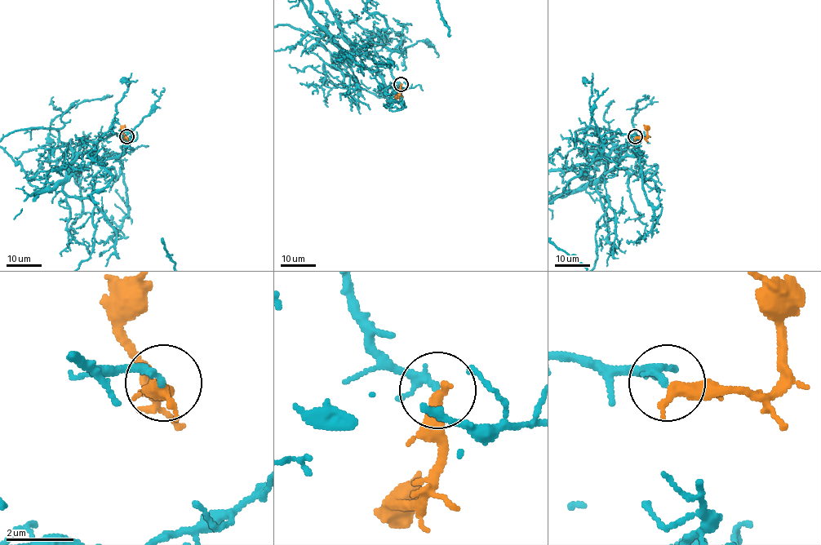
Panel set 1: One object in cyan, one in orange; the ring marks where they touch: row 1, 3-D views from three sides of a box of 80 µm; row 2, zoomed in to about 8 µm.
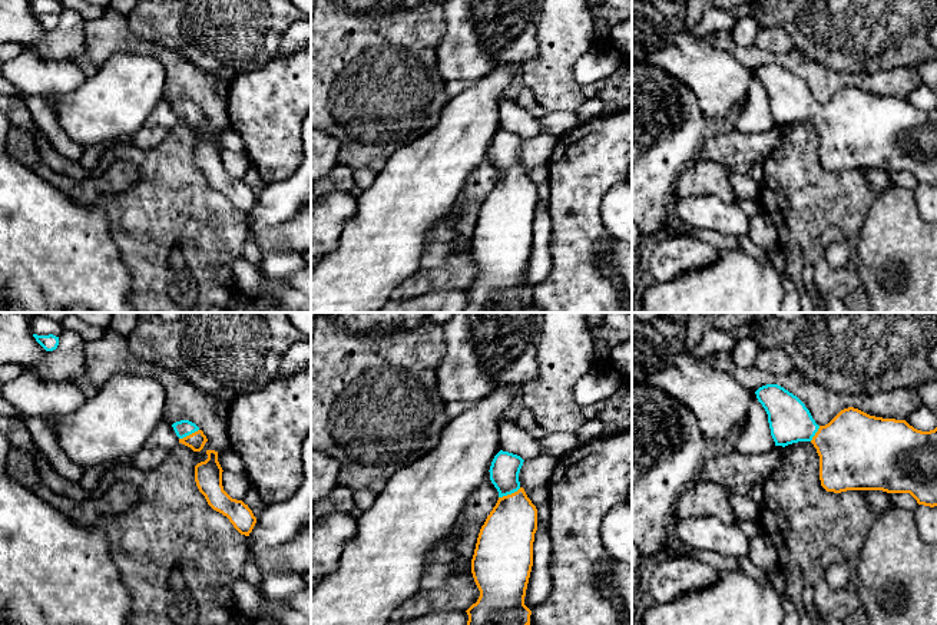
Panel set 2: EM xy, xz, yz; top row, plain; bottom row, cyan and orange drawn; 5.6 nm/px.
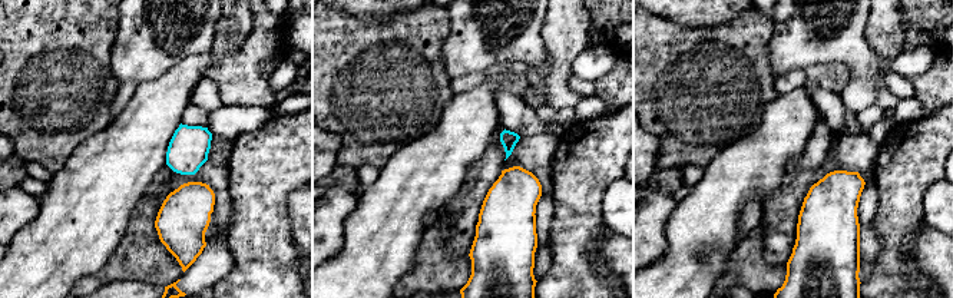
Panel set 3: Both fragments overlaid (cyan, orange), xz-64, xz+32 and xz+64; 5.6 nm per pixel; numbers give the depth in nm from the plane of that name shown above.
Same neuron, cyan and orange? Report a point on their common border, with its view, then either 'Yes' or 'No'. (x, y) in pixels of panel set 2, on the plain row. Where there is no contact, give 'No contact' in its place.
Touches cyan at xz (509, 172). Yes

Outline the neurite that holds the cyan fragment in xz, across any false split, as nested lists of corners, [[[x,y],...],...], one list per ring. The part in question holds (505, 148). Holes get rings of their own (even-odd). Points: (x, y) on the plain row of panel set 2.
[[[500,129],[490,145],[490,159],[499,171],[499,179],[480,208],[471,252],[480,269],[480,275],[466,291],[468,294],[463,312],[520,312],[530,304],[532,290],[524,284],[526,268],[533,245],[533,221],[537,209],[537,188],[520,165],[519,152],[523,138],[517,133]]]

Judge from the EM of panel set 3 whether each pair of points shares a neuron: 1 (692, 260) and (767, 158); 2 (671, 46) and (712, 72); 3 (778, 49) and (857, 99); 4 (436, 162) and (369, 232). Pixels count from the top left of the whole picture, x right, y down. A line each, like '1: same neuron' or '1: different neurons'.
1: same neuron
2: same neuron
3: same neuron
4: same neuron

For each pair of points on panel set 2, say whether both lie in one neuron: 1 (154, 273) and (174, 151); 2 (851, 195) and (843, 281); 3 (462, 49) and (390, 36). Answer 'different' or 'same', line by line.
1: same
2: same
3: different

